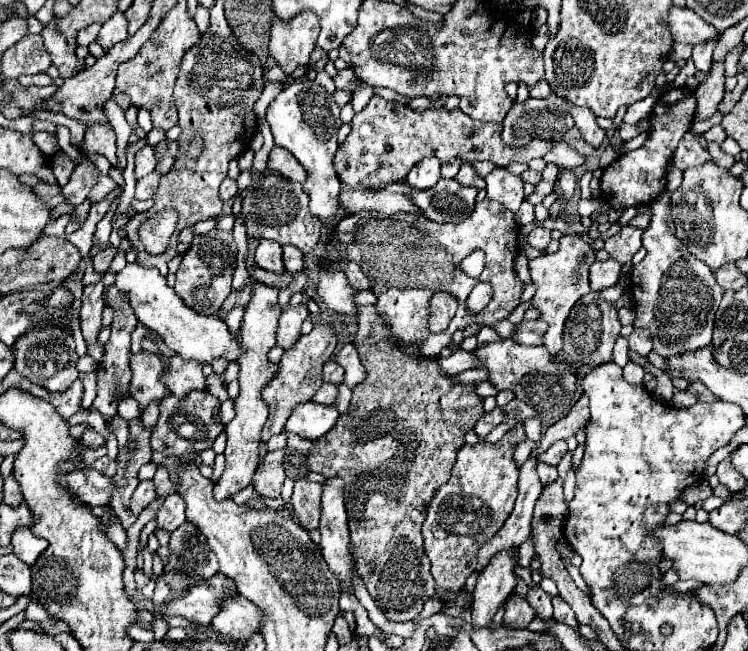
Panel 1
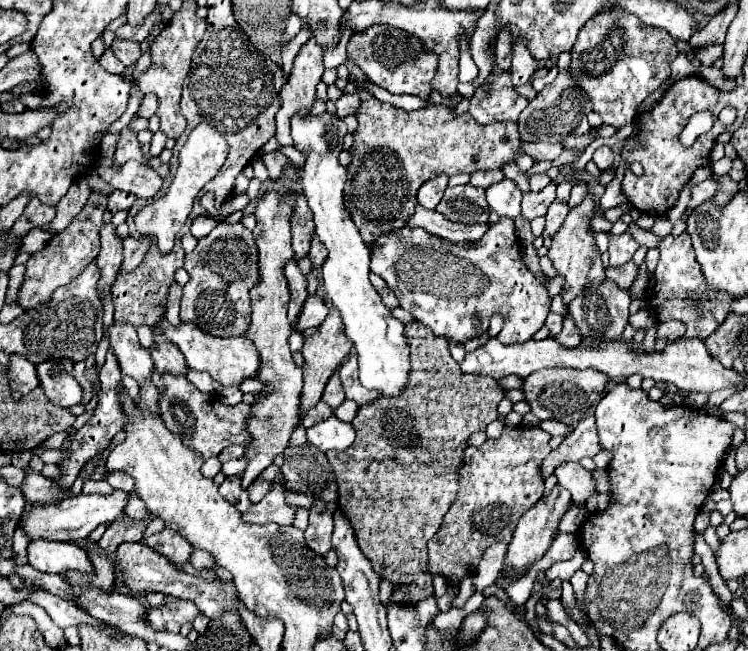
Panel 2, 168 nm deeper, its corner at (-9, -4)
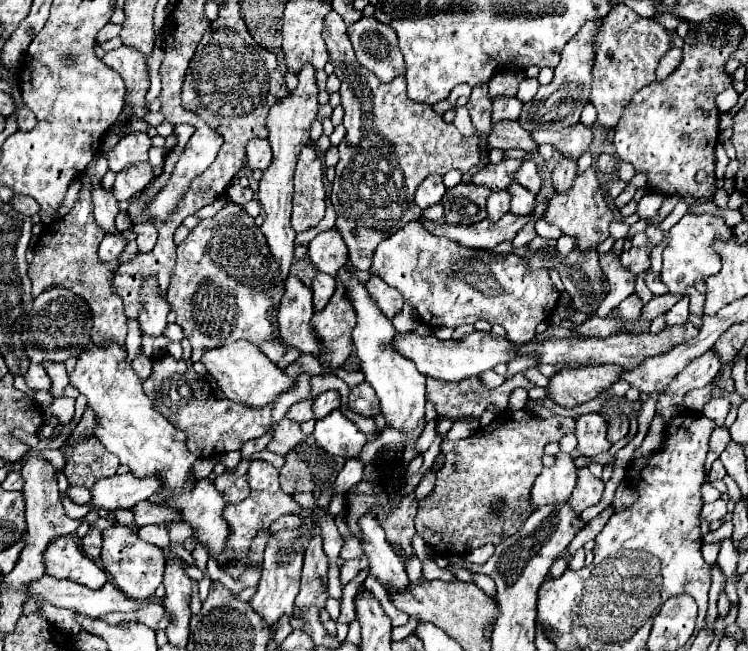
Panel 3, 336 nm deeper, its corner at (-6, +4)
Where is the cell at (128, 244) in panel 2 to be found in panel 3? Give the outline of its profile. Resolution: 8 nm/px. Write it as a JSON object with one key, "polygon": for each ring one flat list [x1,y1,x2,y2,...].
{"polygon":[[140,221,140,223,136,223,134,225,134,233,136,233,136,243,138,243,140,253,148,253,148,251,154,249,158,231,152,225,152,221]]}

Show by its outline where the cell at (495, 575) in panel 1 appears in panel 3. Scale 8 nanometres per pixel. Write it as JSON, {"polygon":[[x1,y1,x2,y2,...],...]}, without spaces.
{"polygon":[[558,453,556,463,552,467,544,467,542,473,536,477,532,487,532,503,534,507,542,507,554,501,566,501,572,495,576,485,578,471,570,455]]}

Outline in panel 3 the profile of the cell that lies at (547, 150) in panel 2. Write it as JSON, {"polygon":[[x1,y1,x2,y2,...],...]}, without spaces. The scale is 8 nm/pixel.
{"polygon":[[502,121,502,123,494,123,492,133,488,137,488,147,500,149,500,151,512,149,512,147,532,151,536,147,536,143,528,135,528,131,524,131,520,127,518,121]]}

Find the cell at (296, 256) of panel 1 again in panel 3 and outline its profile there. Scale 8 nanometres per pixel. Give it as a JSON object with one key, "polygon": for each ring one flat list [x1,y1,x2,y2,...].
{"polygon":[[302,147,296,175,294,175,294,201,292,201,292,229,296,233,308,231,318,225,326,211,324,167,316,149]]}

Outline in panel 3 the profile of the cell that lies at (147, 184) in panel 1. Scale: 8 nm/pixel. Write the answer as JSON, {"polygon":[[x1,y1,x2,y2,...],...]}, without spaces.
{"polygon":[[138,163,138,165,130,165,124,171,120,171,116,175,116,183,112,187,114,197,118,201,128,201,134,193,142,191,150,181,152,181,152,169,148,163]]}

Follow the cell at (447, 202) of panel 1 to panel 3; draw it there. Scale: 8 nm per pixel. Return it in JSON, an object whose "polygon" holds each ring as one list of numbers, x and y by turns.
{"polygon":[[456,185,442,197,444,217,450,225,474,225,486,219,486,201,490,189,478,185]]}

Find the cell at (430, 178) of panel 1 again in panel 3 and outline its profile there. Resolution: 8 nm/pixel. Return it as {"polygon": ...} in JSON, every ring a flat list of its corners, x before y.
{"polygon":[[430,175,416,191,416,205,420,209,426,209,434,203,440,203,444,193,446,193,446,187,442,183,442,177,440,175]]}

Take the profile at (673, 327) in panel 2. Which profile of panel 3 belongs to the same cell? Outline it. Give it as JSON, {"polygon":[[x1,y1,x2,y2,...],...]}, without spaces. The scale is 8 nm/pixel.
{"polygon":[[684,297,682,301,678,301,668,313,666,313,666,323,668,327,672,325,682,325,688,321,688,297]]}

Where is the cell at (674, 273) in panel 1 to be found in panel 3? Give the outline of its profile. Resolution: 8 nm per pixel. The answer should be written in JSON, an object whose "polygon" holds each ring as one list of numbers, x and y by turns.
{"polygon":[[686,213,670,231,668,231,668,243,662,251,662,283,668,287,672,295,682,293,686,287,692,287,694,281,706,279,710,275,716,275,720,271,720,257,714,251,714,243,718,239,730,239,732,229,724,223,722,217,710,215,710,213]]}

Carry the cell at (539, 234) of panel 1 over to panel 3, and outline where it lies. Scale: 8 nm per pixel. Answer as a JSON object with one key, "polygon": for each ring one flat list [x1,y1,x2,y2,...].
{"polygon":[[562,157,556,163,556,167,552,171,552,179,554,179,556,193,562,193,562,191,566,191,566,187,570,187,570,183,576,177,576,169,578,169,578,163,572,157]]}

